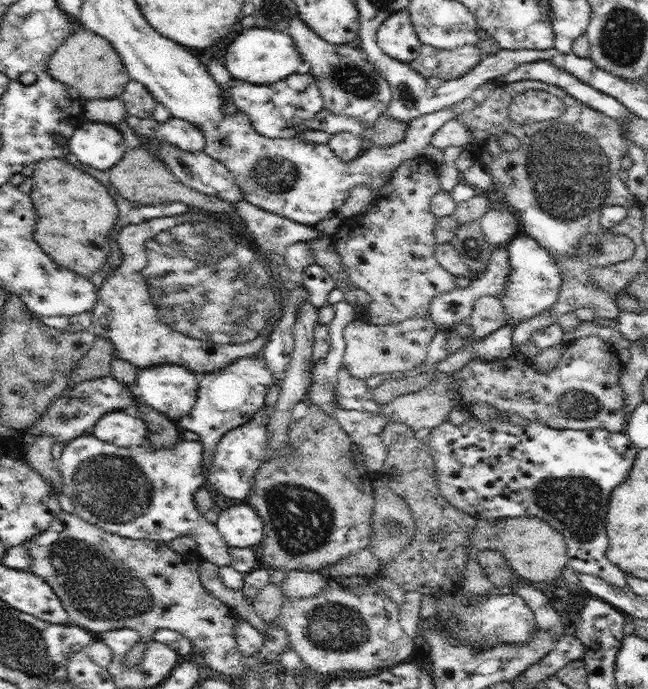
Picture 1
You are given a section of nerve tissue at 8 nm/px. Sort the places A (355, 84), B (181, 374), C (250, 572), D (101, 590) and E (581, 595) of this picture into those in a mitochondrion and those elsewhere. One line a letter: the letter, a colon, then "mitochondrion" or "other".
A: mitochondrion
B: other
C: other
D: mitochondrion
E: other

